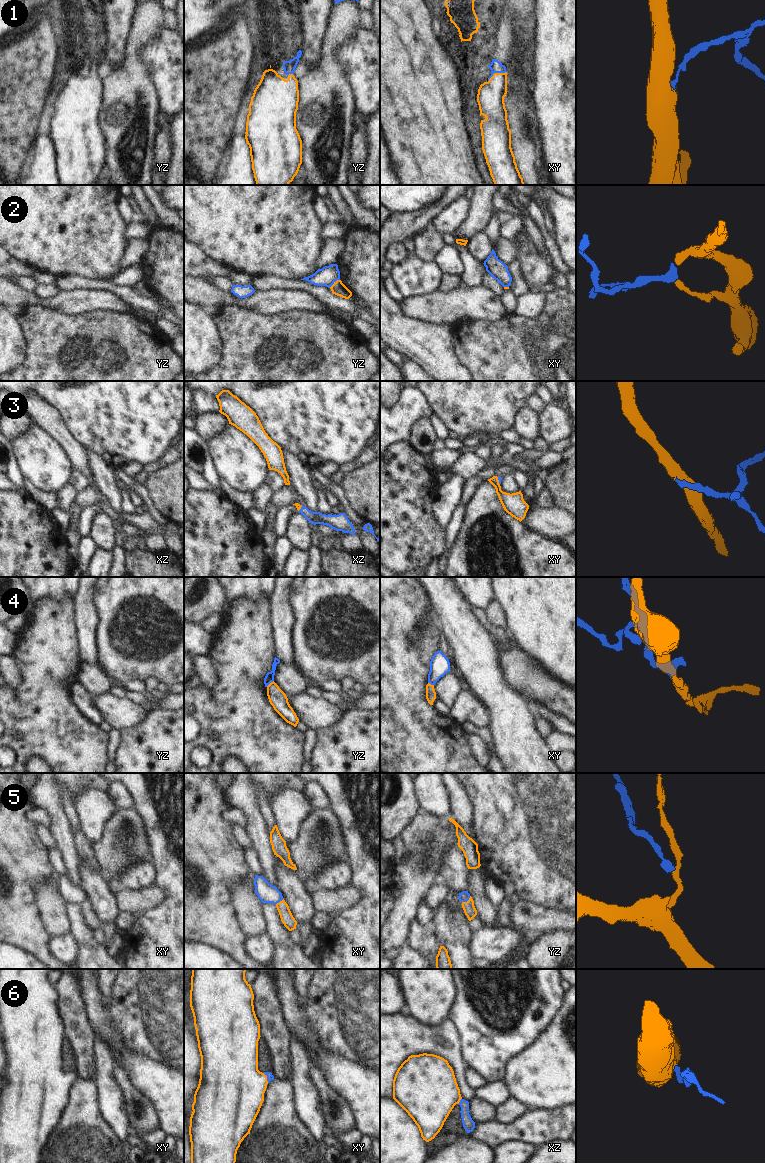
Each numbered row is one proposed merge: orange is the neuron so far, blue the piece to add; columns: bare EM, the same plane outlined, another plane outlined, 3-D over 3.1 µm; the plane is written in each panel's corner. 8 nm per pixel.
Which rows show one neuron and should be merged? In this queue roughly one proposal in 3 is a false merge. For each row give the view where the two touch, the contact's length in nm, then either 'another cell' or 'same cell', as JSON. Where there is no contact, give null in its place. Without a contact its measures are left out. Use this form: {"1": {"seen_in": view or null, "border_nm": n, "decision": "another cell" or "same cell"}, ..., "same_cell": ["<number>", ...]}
{"1": {"seen_in": "xy", "border_nm": 170, "decision": "same cell"}, "2": {"seen_in": "yz", "border_nm": 110, "decision": "another cell"}, "3": {"seen_in": "xy", "border_nm": 70, "decision": "same cell"}, "4": {"seen_in": "yz", "border_nm": 80, "decision": "another cell"}, "5": {"seen_in": "yz", "border_nm": 90, "decision": "another cell"}, "6": {"seen_in": "xy", "border_nm": 100, "decision": "same cell"}, "same_cell": ["1", "3", "6"]}

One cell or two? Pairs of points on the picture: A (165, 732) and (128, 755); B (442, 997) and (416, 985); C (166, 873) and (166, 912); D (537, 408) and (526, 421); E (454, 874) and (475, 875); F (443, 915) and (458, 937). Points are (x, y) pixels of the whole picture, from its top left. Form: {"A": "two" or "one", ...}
{"A": "one", "B": "one", "C": "one", "D": "two", "E": "two", "F": "one"}

